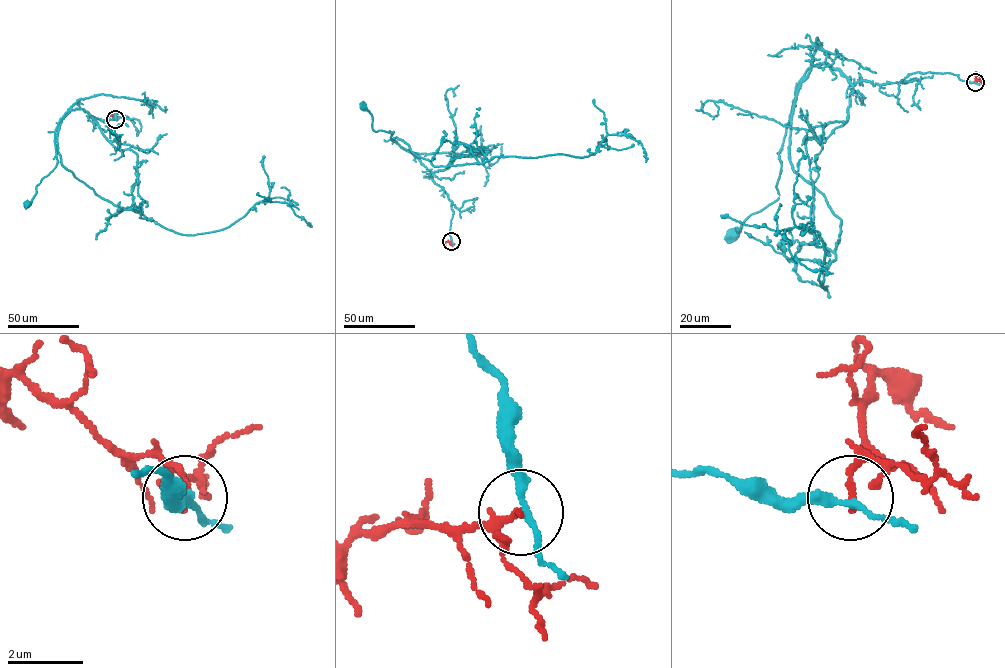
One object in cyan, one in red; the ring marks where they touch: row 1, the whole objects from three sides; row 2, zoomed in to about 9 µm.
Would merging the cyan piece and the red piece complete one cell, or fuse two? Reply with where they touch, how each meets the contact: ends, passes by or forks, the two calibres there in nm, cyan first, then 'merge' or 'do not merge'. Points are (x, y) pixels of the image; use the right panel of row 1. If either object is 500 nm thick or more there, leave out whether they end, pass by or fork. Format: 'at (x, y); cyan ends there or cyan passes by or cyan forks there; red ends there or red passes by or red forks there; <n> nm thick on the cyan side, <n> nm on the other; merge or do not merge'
at (975, 82); cyan passes by; red ends there; 190 nm thick on the cyan side, 180 nm on the other; do not merge

